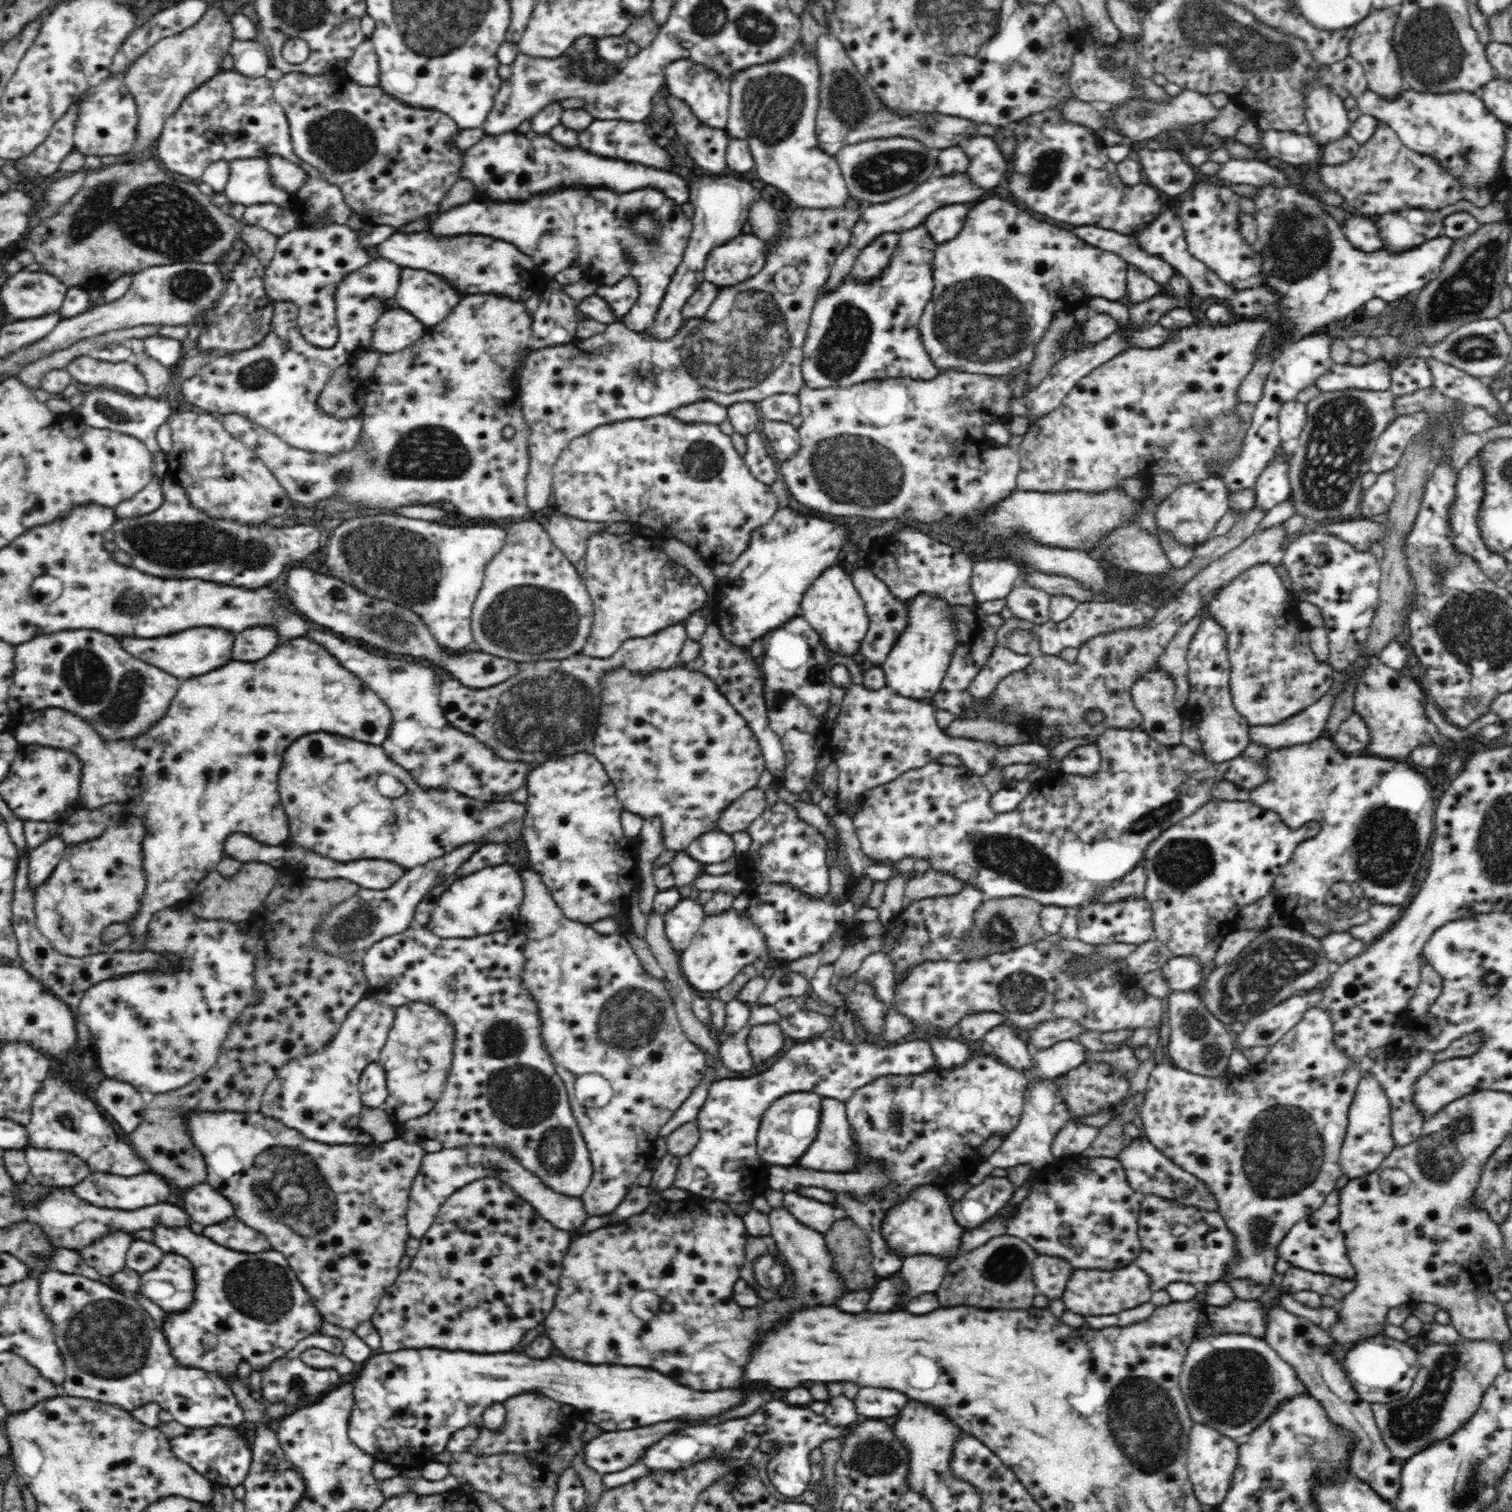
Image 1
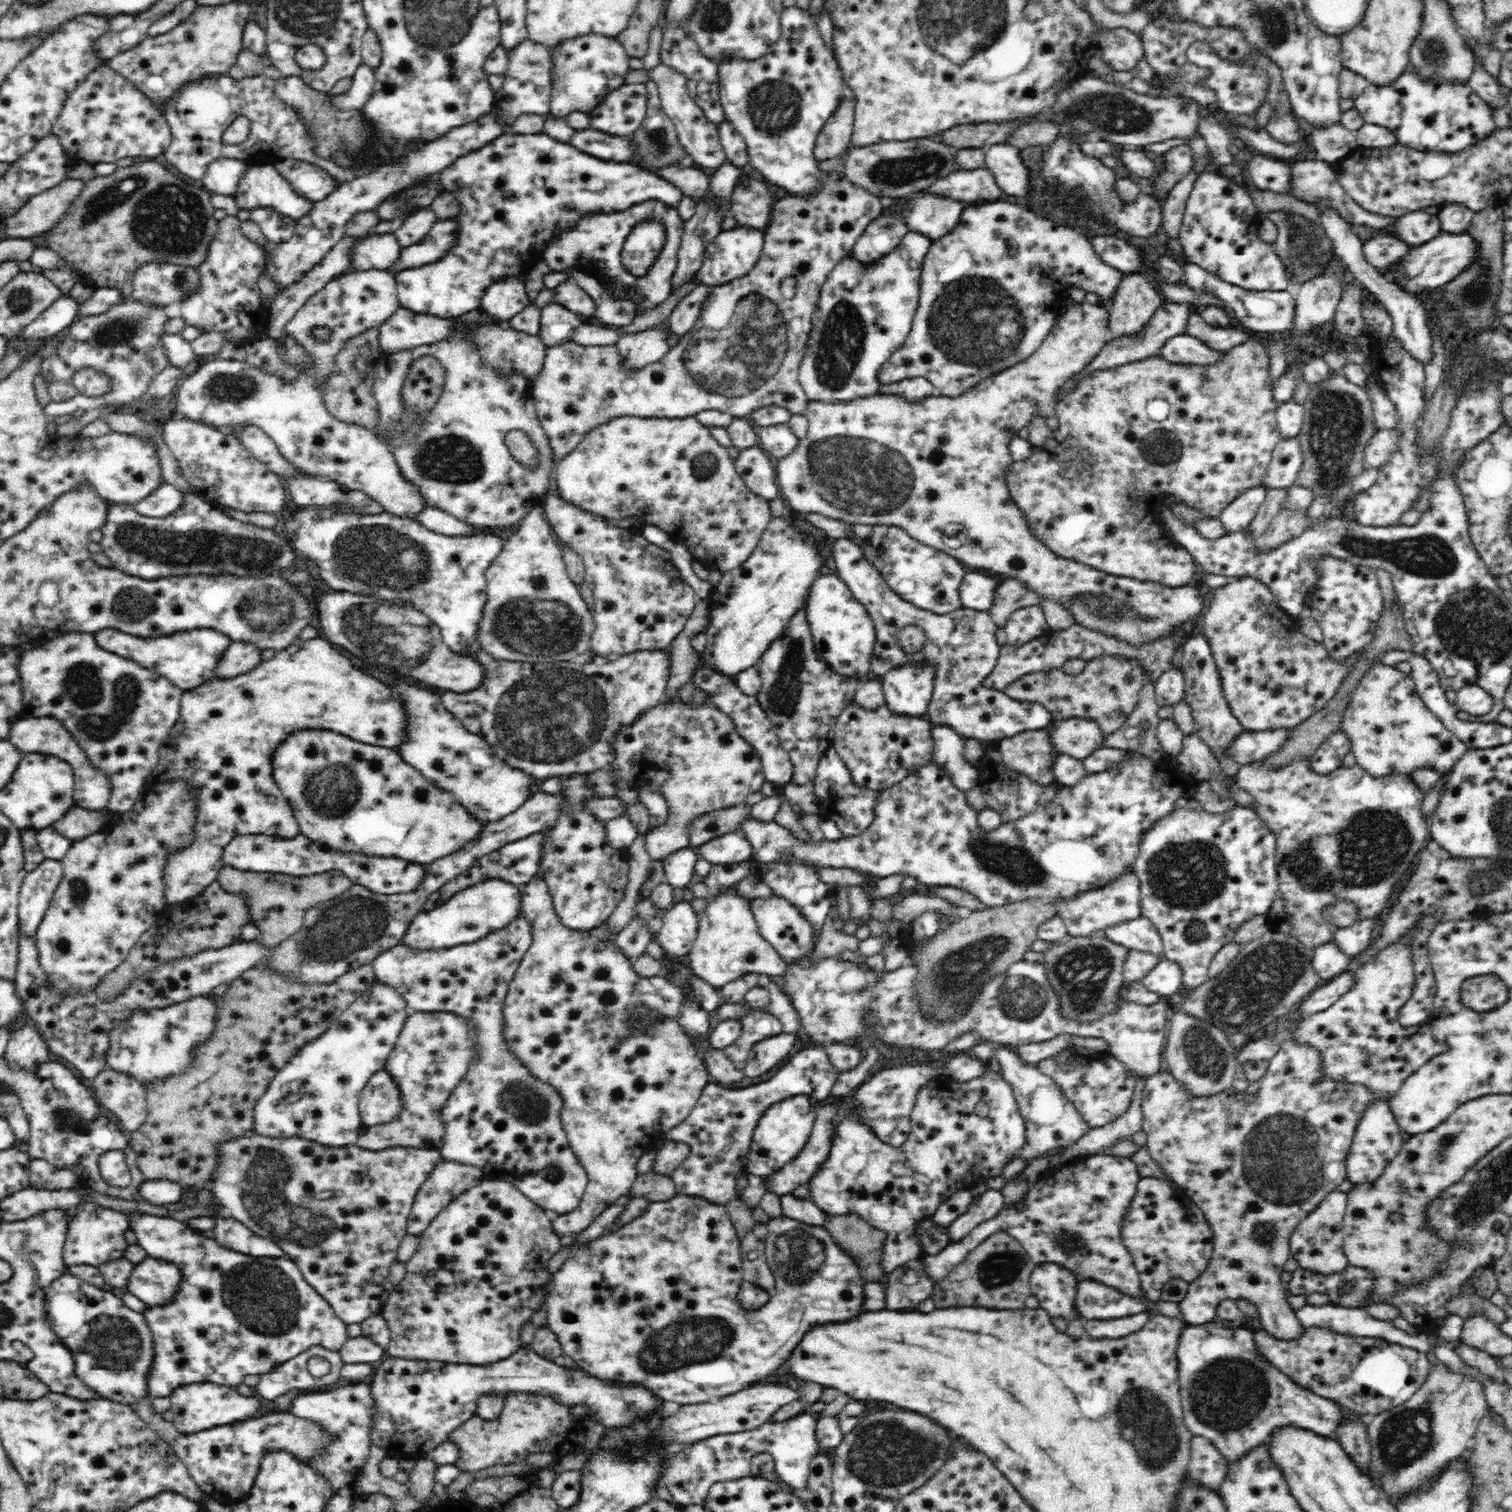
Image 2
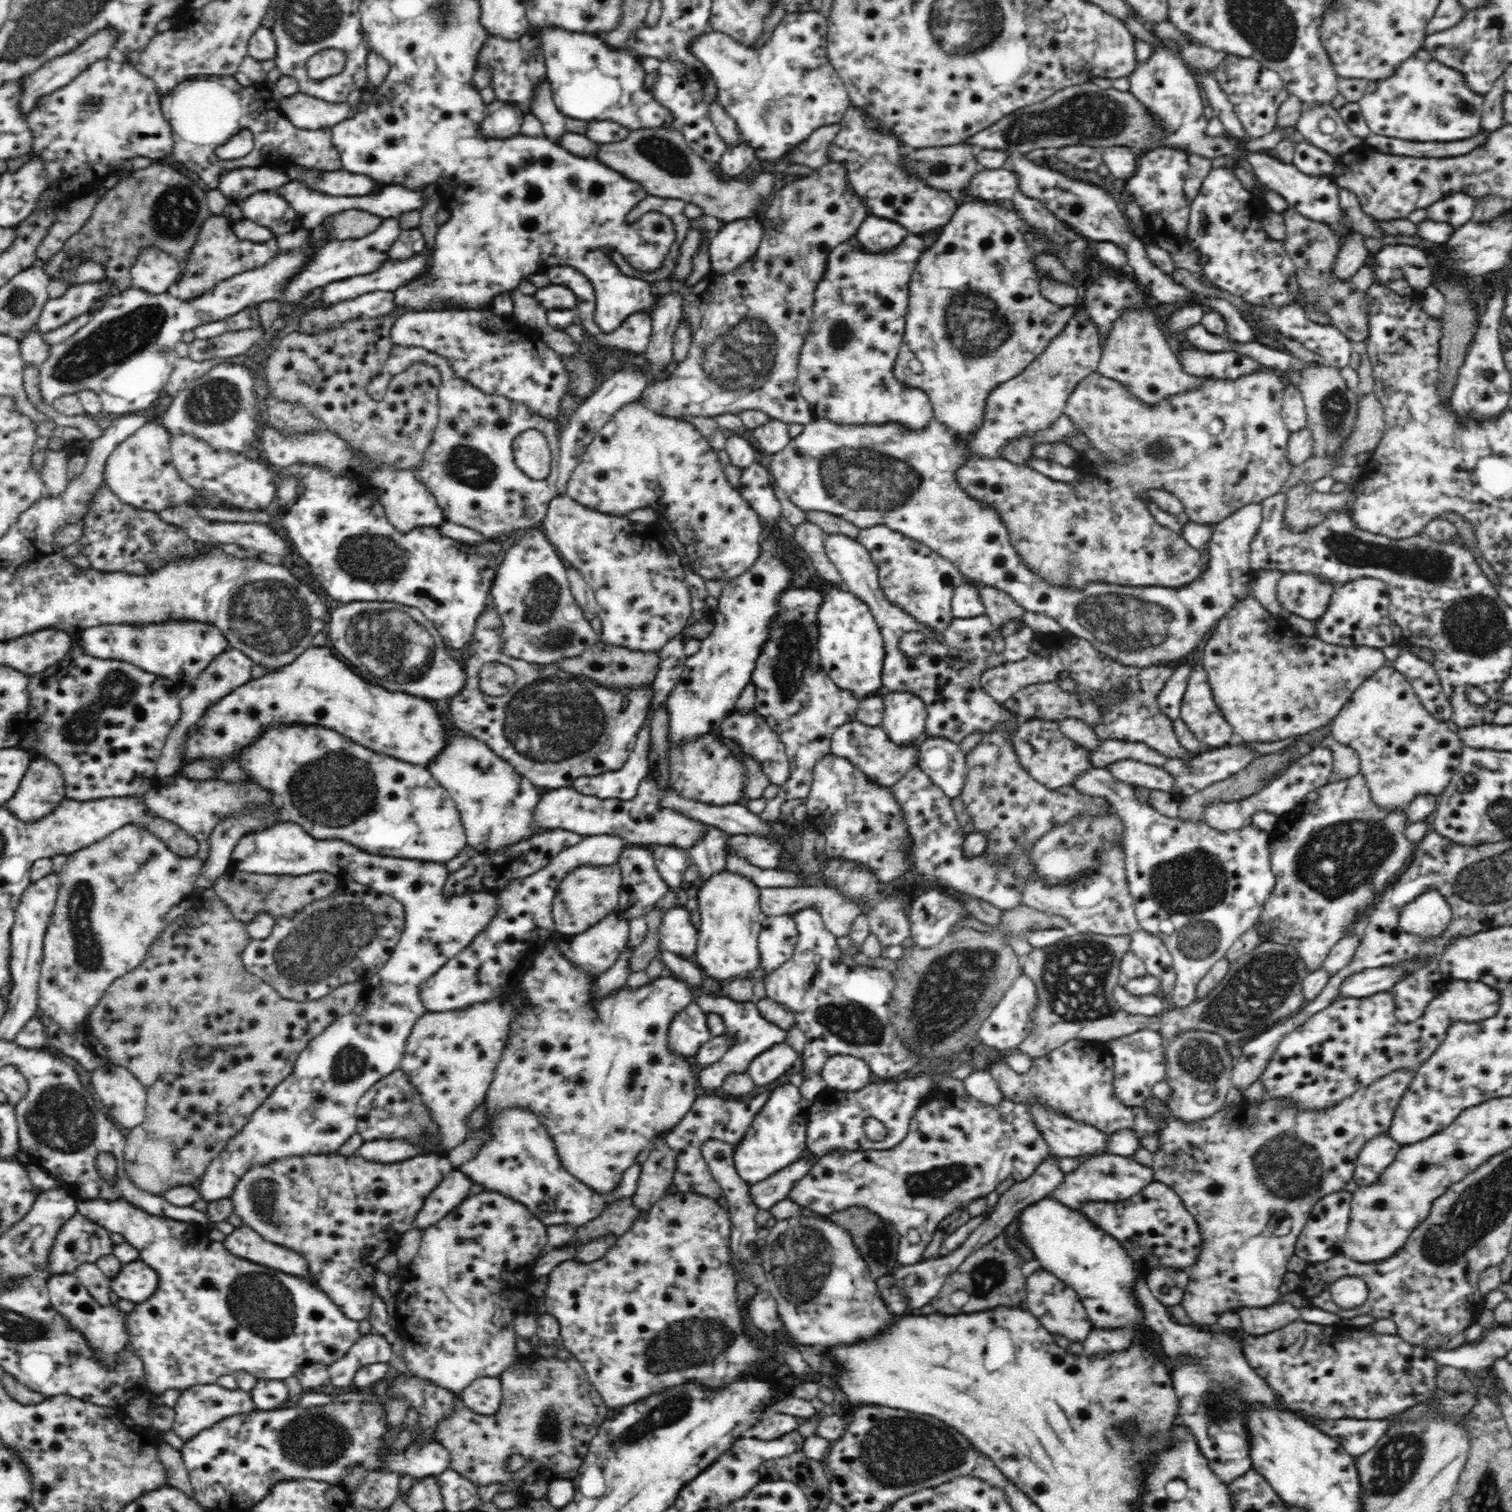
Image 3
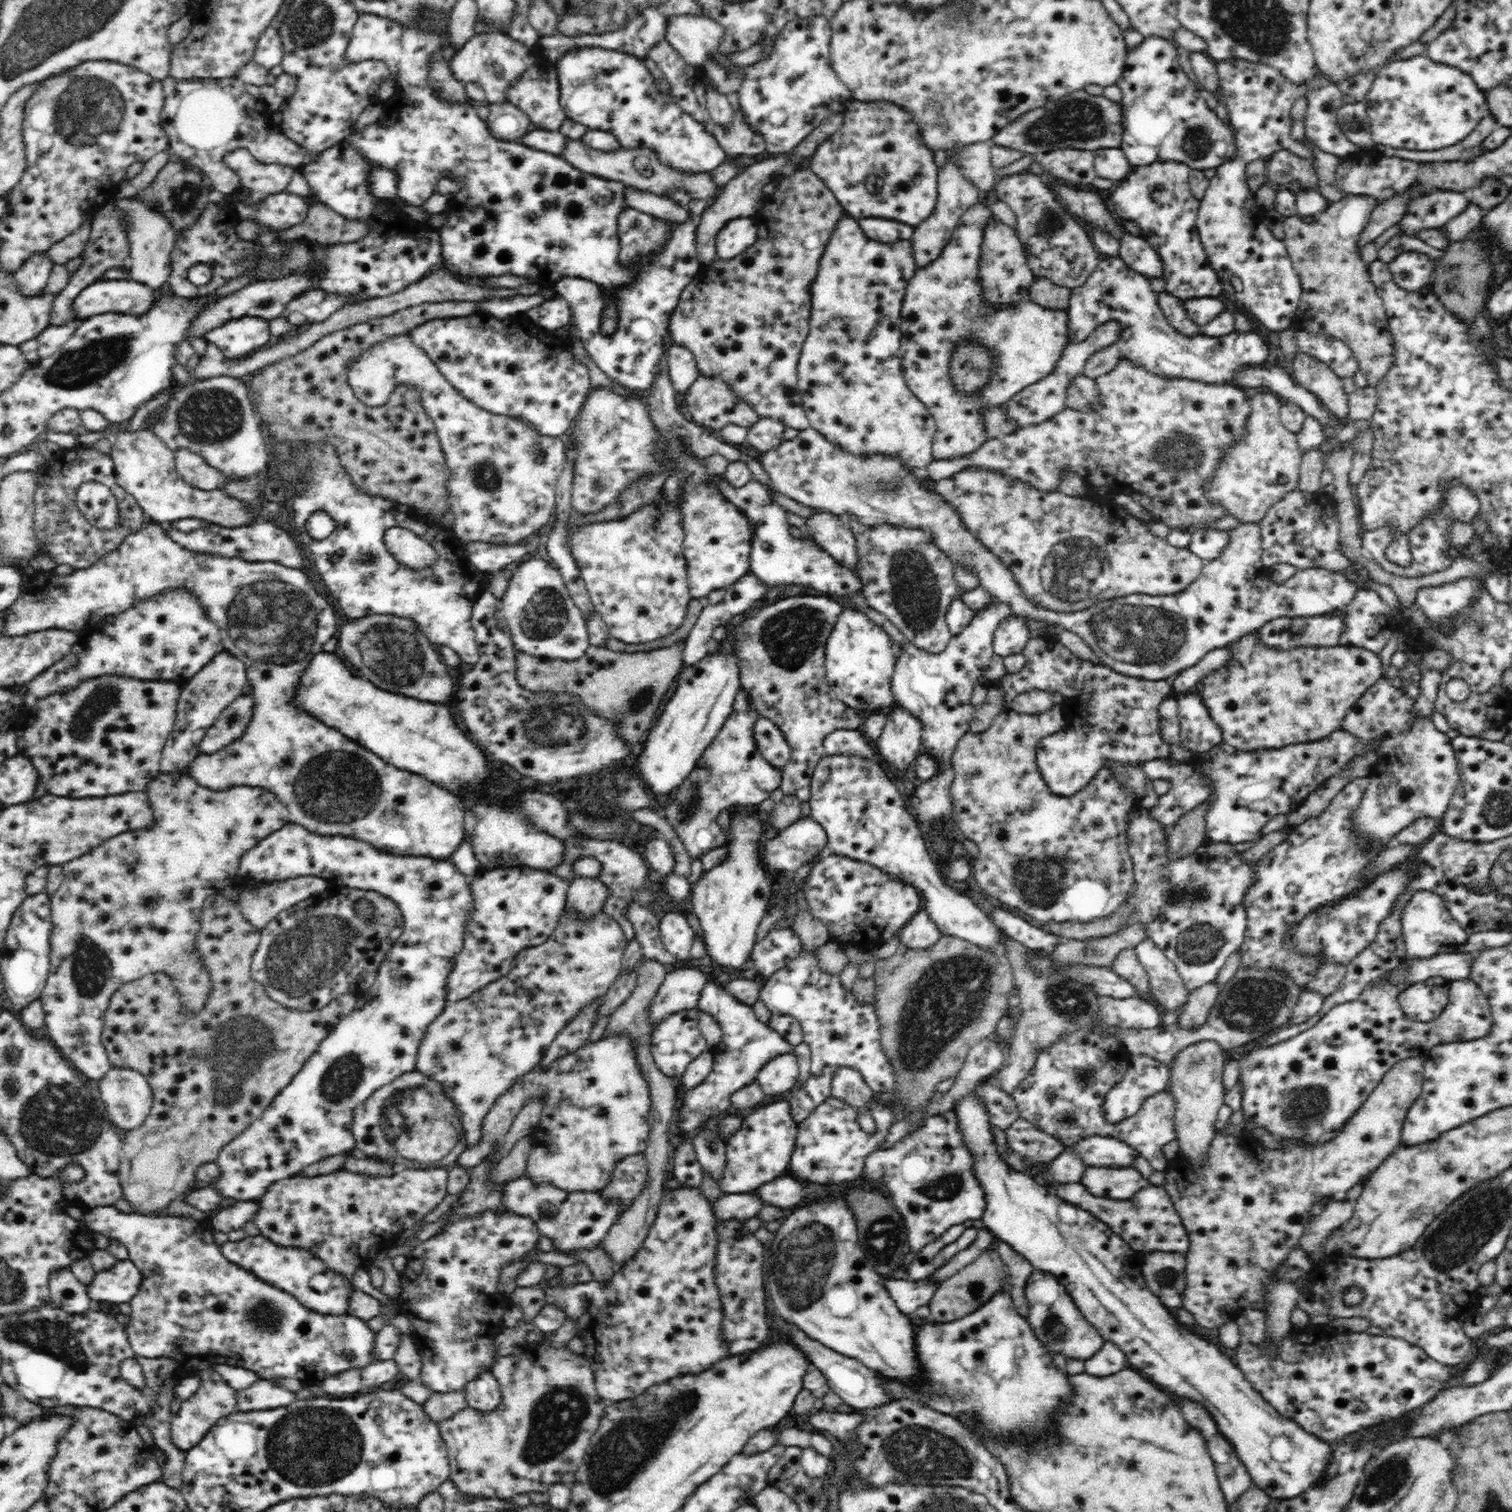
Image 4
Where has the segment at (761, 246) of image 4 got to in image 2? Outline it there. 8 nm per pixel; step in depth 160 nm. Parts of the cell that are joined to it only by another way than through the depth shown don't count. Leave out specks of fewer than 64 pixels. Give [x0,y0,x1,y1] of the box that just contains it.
[532,146,884,459]

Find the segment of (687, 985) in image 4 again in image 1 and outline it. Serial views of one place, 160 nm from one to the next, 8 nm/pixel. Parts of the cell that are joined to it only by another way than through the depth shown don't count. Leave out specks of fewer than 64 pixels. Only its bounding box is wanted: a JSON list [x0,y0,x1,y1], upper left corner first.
[519,869,708,1218]

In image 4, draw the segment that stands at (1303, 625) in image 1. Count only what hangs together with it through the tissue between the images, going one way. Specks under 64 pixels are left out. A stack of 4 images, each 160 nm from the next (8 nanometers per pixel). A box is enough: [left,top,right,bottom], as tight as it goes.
[1202,632,1382,751]

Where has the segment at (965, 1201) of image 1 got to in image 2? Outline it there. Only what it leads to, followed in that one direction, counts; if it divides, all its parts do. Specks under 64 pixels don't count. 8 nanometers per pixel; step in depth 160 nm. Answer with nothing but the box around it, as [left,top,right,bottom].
[948,1190,1004,1242]

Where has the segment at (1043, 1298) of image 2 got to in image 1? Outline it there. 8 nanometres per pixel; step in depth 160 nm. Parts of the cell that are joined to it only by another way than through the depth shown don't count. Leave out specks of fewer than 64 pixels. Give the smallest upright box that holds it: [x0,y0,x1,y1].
[1032,1255,1072,1302]

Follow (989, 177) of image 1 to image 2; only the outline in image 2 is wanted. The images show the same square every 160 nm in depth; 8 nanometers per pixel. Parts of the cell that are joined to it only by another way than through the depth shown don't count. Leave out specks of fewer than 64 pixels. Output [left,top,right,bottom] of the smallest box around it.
[986,143,1031,197]

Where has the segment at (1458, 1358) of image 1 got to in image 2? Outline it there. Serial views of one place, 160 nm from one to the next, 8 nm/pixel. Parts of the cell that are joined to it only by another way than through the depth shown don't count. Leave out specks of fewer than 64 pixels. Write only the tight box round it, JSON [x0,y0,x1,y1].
[1367,1364,1489,1503]

